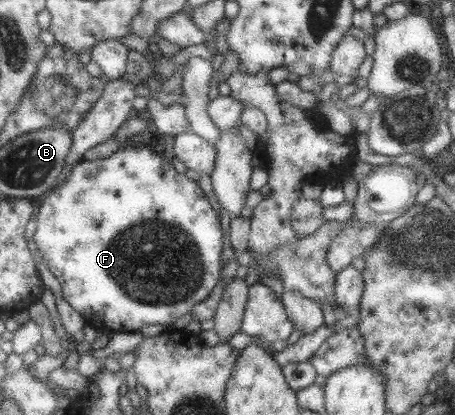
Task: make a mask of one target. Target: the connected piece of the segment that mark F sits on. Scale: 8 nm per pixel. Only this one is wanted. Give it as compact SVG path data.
M125 145L117 153L97 161L83 160L73 167L69 177L56 185L49 196L39 207L37 230L33 239L41 254L40 260L48 265L52 274L61 283L64 298L83 314L89 326L96 327L101 333L106 329L115 332L141 331L147 325L165 325L169 329L176 321L182 320L183 315L193 311L195 305L205 301L215 285L221 280L221 263L223 257L223 227L219 211L213 209L205 191L197 185L197 181L189 179L184 173L179 173L171 160L164 154L157 153L149 147Z

